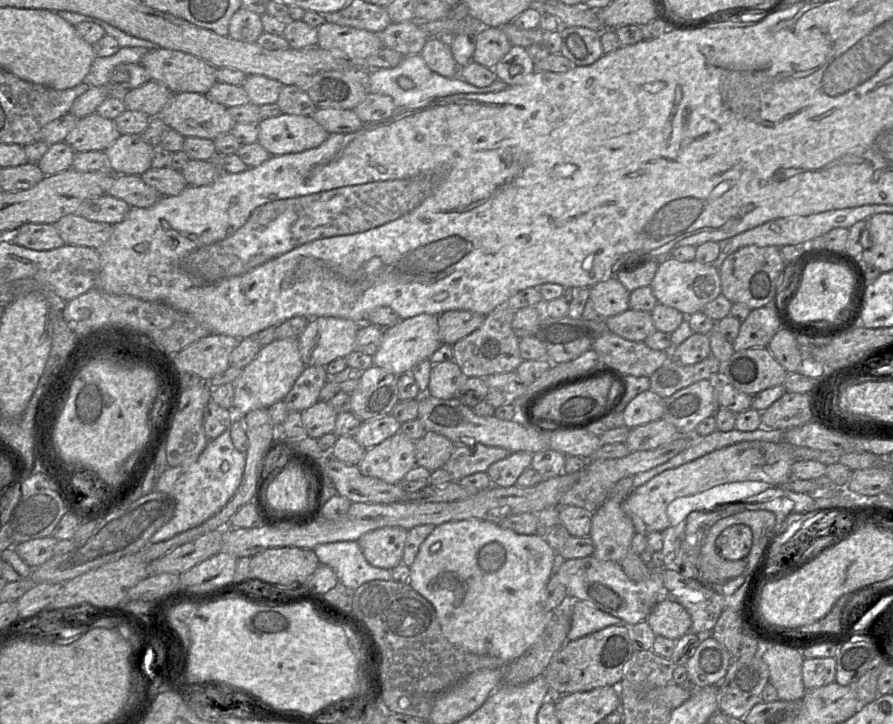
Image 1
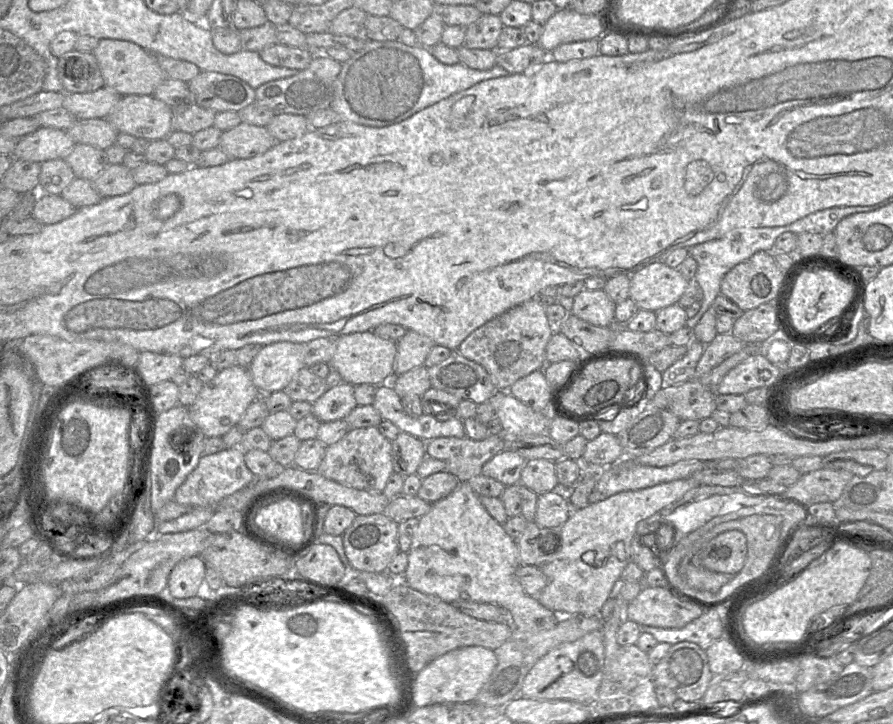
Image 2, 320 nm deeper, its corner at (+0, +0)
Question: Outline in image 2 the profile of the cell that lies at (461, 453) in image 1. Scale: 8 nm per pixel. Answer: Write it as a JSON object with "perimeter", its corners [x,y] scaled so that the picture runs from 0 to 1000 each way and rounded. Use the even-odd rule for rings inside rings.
{"perimeter":[[[546,601],[540,608],[524,604],[489,604],[477,610],[477,630],[495,635],[501,641],[501,651],[523,667],[527,660],[539,655],[541,642],[552,630],[564,622],[563,606],[559,601]]]}

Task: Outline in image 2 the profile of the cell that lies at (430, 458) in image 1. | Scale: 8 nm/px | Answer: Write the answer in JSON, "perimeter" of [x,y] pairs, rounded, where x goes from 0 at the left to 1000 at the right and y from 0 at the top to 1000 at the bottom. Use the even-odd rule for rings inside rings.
{"perimeter":[[[449,597],[439,609],[439,640],[442,653],[456,659],[466,655],[477,631],[477,610],[462,601]]]}

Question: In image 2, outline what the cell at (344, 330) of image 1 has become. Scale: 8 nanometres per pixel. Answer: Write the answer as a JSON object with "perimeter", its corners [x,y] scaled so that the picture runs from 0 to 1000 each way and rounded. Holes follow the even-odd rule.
{"perimeter":[[[308,472],[295,478],[279,504],[279,515],[292,544],[315,540],[340,507],[340,475]]]}

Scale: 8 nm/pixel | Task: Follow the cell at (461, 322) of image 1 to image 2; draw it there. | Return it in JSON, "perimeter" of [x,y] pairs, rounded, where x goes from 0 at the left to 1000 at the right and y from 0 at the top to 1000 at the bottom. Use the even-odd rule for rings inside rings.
{"perimeter":[[[457,456],[445,471],[441,519],[447,519],[458,511],[473,506],[487,477],[483,467]]]}

